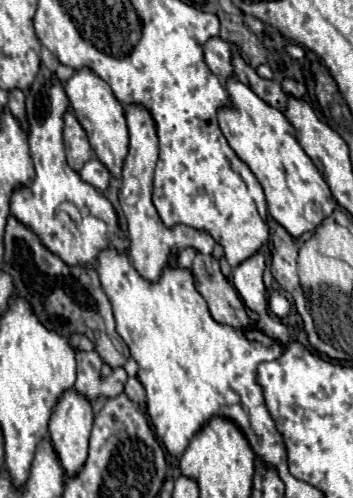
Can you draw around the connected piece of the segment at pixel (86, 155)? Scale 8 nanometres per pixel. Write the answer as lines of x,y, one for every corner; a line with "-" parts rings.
64,114
64,144
66,144
66,156
68,166
76,172
82,170
82,166
92,158
92,148
88,144
84,128
78,124
74,114

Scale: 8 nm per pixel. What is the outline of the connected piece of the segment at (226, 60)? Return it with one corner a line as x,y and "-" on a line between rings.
214,36
208,40
204,48
204,60
208,68
222,80
226,82
228,78
234,76
234,64
232,64
232,50
230,44
224,42
220,36

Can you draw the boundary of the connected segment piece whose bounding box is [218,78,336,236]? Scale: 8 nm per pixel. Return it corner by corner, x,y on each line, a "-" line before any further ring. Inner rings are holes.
236,78
228,80
224,86
230,94
234,108
222,108
218,112
222,134
226,136
230,148
238,154
242,162
248,164
248,168
262,184
270,216
280,226
284,226
290,236
302,236
316,230
318,220
334,212
336,200
332,198
322,174
300,146
292,124
280,110
260,100
248,86
240,84
-
308,214
312,214
314,220
310,220

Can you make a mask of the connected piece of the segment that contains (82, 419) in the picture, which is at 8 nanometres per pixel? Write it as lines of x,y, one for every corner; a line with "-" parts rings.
68,390
58,400
58,404
54,408
54,414
50,418
50,442
52,442
54,450
56,450
56,456
60,460
60,466
64,468
66,478
72,478
72,476
80,474
80,470
84,468
84,462
88,458
88,438
90,438
92,422
94,422
92,406
78,392

